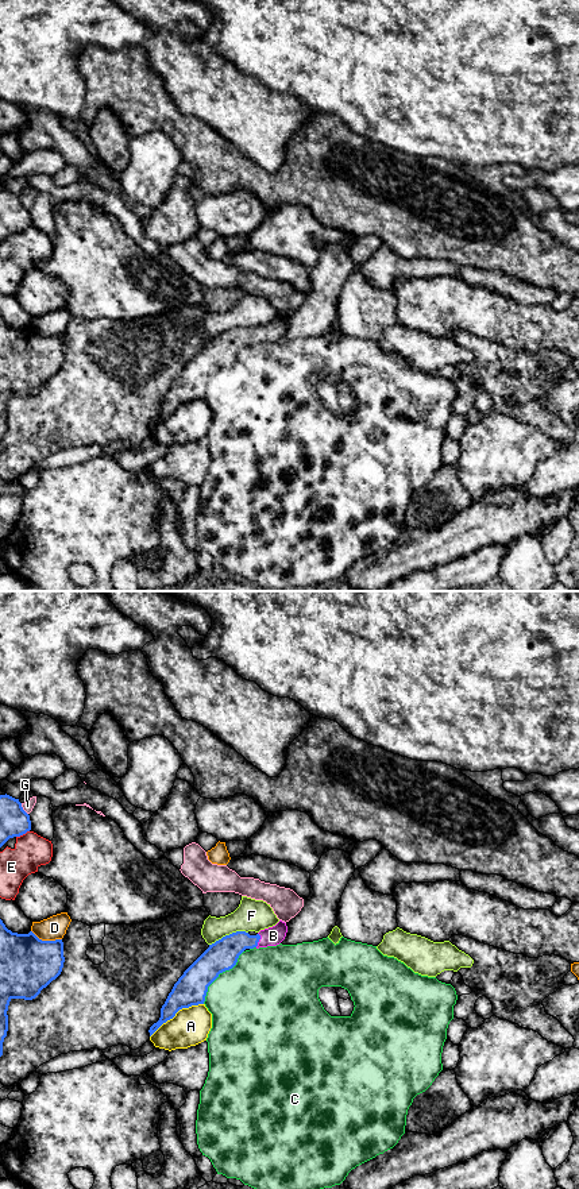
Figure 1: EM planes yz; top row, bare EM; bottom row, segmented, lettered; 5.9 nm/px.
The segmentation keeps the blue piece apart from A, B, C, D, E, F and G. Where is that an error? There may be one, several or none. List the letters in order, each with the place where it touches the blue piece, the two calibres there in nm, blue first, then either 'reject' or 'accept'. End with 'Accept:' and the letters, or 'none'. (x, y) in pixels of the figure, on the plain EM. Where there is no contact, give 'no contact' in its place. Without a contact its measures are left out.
A: yz (176, 408) | 190/220 nm | reject
B: yz (259, 334) | 180/110 nm | accept
C: yz (219, 369) | 190/460 nm | reject
D: yz (46, 336) | 340/140 nm | reject
E: yz (22, 230) | 180/200 nm | reject
F: yz (230, 329) | 180/190 nm | reject
G: yz (22, 204) | 180/60 nm | reject
Accept: B

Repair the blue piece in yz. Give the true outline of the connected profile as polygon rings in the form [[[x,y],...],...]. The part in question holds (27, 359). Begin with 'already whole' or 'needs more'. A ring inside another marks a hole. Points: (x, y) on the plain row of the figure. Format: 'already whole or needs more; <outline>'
already whole; [[[0,314],[0,452],[12,394],[35,394],[63,363],[62,335],[42,336],[32,327],[12,328]]]

